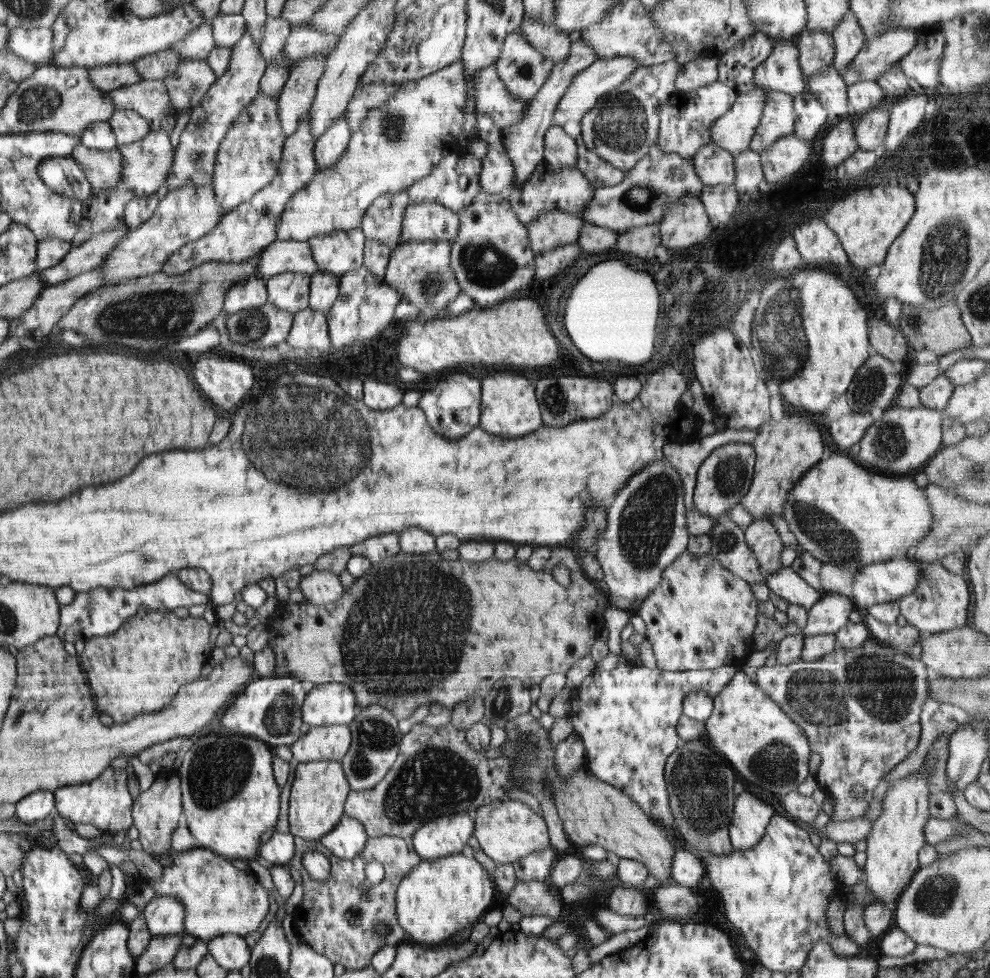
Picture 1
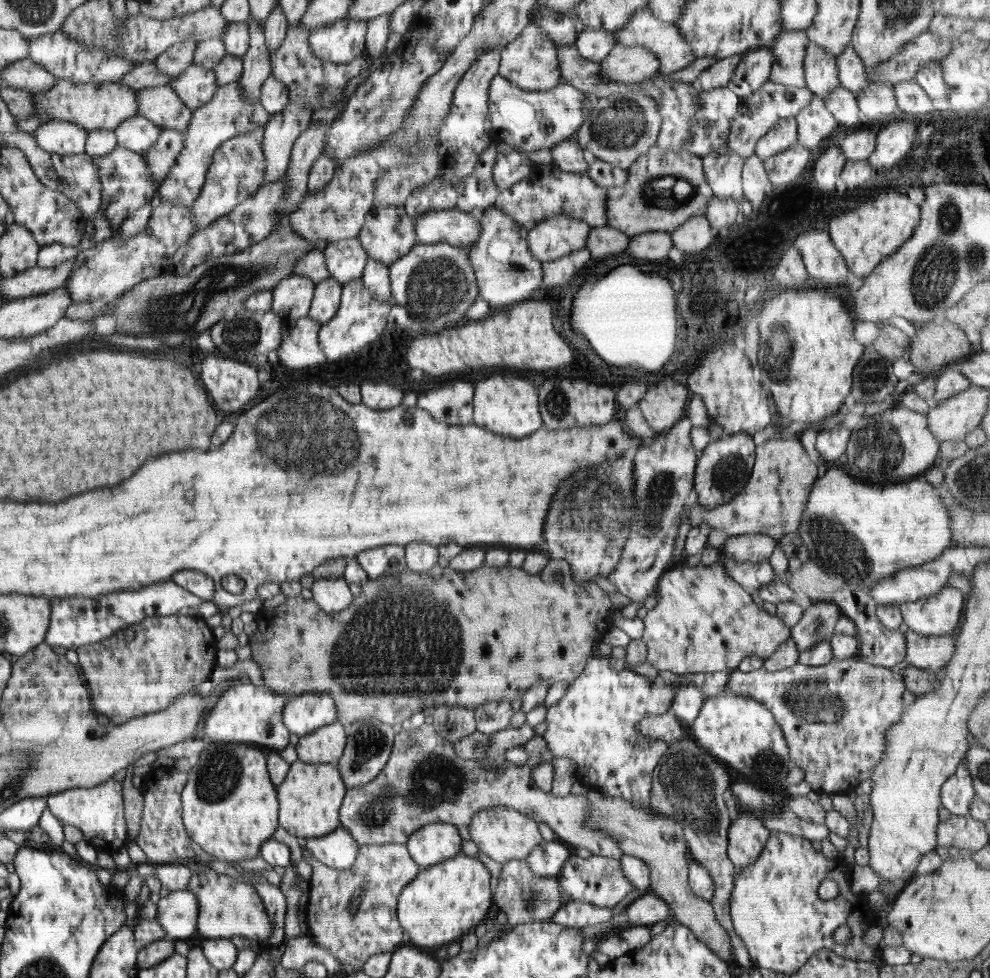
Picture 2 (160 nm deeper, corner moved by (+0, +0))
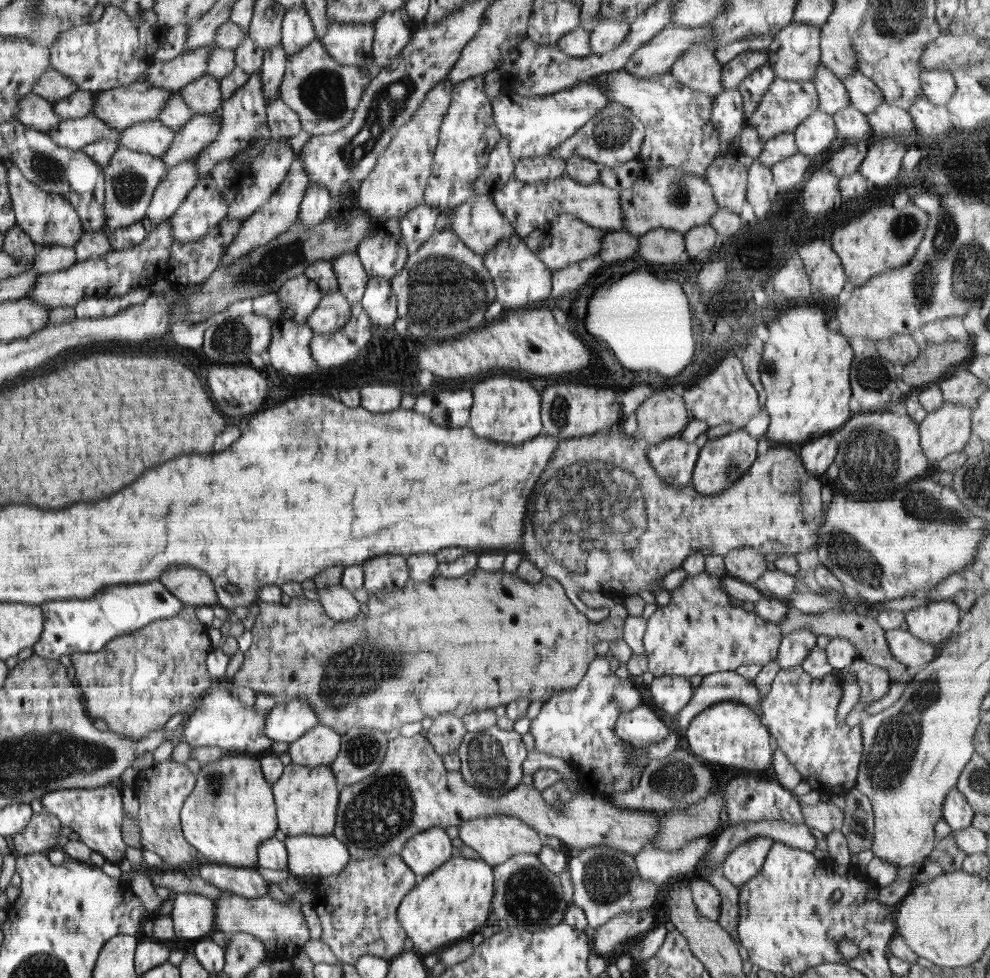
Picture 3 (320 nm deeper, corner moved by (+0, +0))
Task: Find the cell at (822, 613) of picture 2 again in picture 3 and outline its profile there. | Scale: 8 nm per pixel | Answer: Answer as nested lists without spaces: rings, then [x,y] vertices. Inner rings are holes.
[[[799,628],[789,632],[783,639],[775,660],[780,668],[793,668],[801,666],[804,659],[816,647],[818,634],[809,628]]]

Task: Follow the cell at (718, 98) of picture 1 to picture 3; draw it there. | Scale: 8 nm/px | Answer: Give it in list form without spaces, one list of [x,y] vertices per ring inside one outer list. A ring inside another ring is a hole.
[[[723,89],[714,96],[710,120],[722,143],[728,145],[735,136],[740,135],[745,124],[741,92]]]

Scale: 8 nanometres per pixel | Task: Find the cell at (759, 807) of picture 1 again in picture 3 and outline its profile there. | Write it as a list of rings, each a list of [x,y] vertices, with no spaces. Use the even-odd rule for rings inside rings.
[[[760,835],[734,848],[722,867],[726,881],[739,889],[754,878],[762,869],[773,842],[770,837]]]

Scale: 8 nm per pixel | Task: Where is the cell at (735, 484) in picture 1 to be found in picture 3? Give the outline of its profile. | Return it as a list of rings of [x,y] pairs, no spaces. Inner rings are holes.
[[[729,429],[722,437],[708,440],[698,453],[693,468],[692,486],[700,495],[716,496],[730,488],[752,466],[758,455],[757,449],[758,442],[744,429],[738,431]]]

